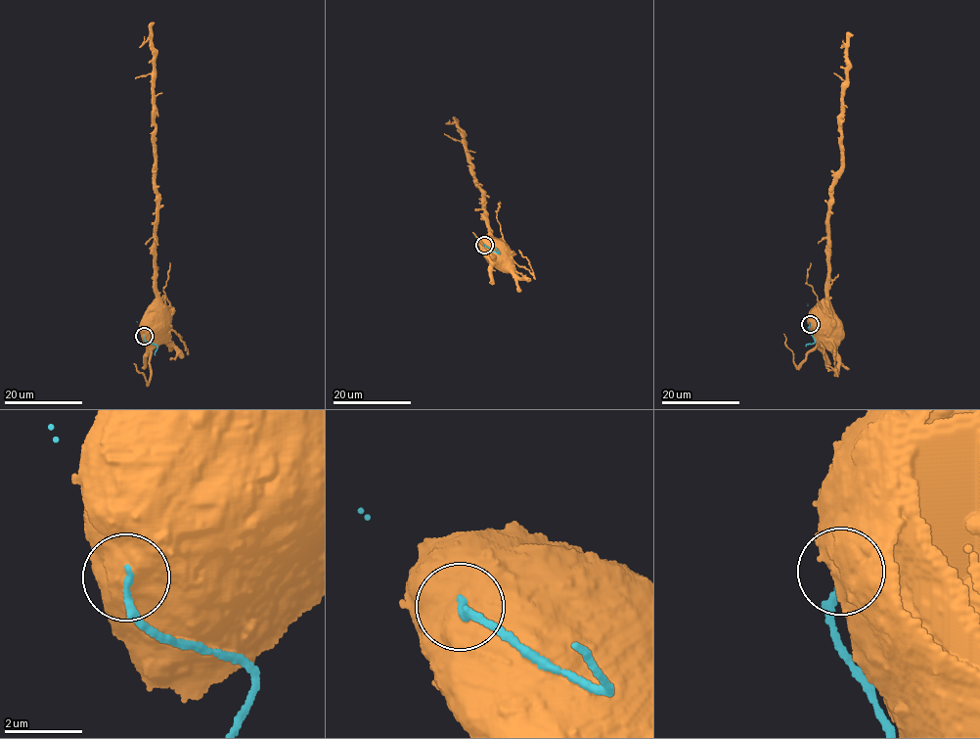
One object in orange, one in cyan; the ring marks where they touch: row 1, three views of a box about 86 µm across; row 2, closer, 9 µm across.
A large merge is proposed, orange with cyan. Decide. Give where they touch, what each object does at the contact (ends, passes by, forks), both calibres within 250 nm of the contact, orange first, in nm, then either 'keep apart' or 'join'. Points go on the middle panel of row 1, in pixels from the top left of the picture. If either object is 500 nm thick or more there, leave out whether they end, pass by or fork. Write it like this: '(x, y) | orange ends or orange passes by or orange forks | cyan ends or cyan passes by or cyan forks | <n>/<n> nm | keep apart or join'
(484, 245) | 750/190 nm | keep apart

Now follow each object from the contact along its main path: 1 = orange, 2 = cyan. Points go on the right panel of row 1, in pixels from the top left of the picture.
1: (810, 324), (813, 329), (828, 323)
2: (809, 324), (814, 342), (806, 346)

